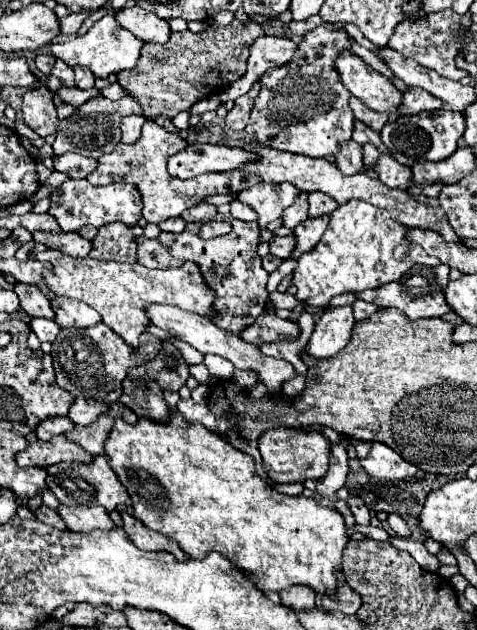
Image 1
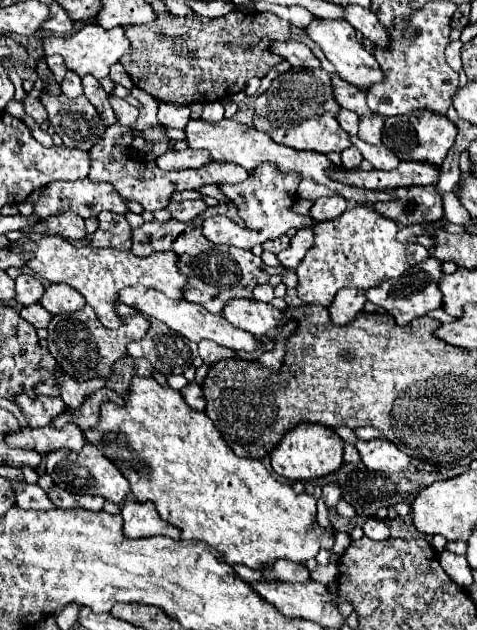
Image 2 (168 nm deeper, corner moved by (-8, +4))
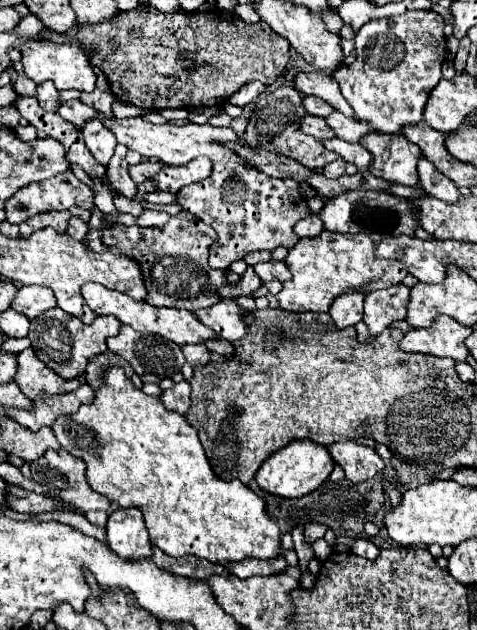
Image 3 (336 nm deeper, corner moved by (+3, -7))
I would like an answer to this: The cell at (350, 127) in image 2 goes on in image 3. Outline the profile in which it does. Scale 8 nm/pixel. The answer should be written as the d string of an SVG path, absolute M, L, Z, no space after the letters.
M304 116L302 120L302 130L318 140L330 140L330 138L336 138L336 134L332 132L332 128L328 128L326 120L324 118L318 118L318 116Z

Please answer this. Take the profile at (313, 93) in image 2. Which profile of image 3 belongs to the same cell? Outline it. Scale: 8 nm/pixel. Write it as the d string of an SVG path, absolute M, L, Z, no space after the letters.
M282 84L282 86L274 88L272 92L260 96L260 100L256 102L256 108L248 120L248 126L246 126L242 140L250 146L264 148L268 152L276 152L276 154L294 158L308 168L324 168L328 162L336 160L338 156L336 156L336 152L326 150L322 142L318 142L316 138L312 138L300 130L300 120L306 114L308 112L304 108L304 94L298 92L294 86Z

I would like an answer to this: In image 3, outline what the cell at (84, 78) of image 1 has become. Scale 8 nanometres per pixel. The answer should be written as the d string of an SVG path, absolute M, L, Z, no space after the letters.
M90 118L82 128L80 128L86 148L92 152L92 156L102 164L108 166L112 154L114 154L114 146L116 146L116 136L112 136L112 132L108 132L108 128L104 128L100 118Z

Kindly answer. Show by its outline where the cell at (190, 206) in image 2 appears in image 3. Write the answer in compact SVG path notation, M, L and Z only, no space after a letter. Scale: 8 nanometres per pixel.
M146 210L142 216L136 218L136 224L138 226L164 226L172 216L168 212L162 212L162 210Z

